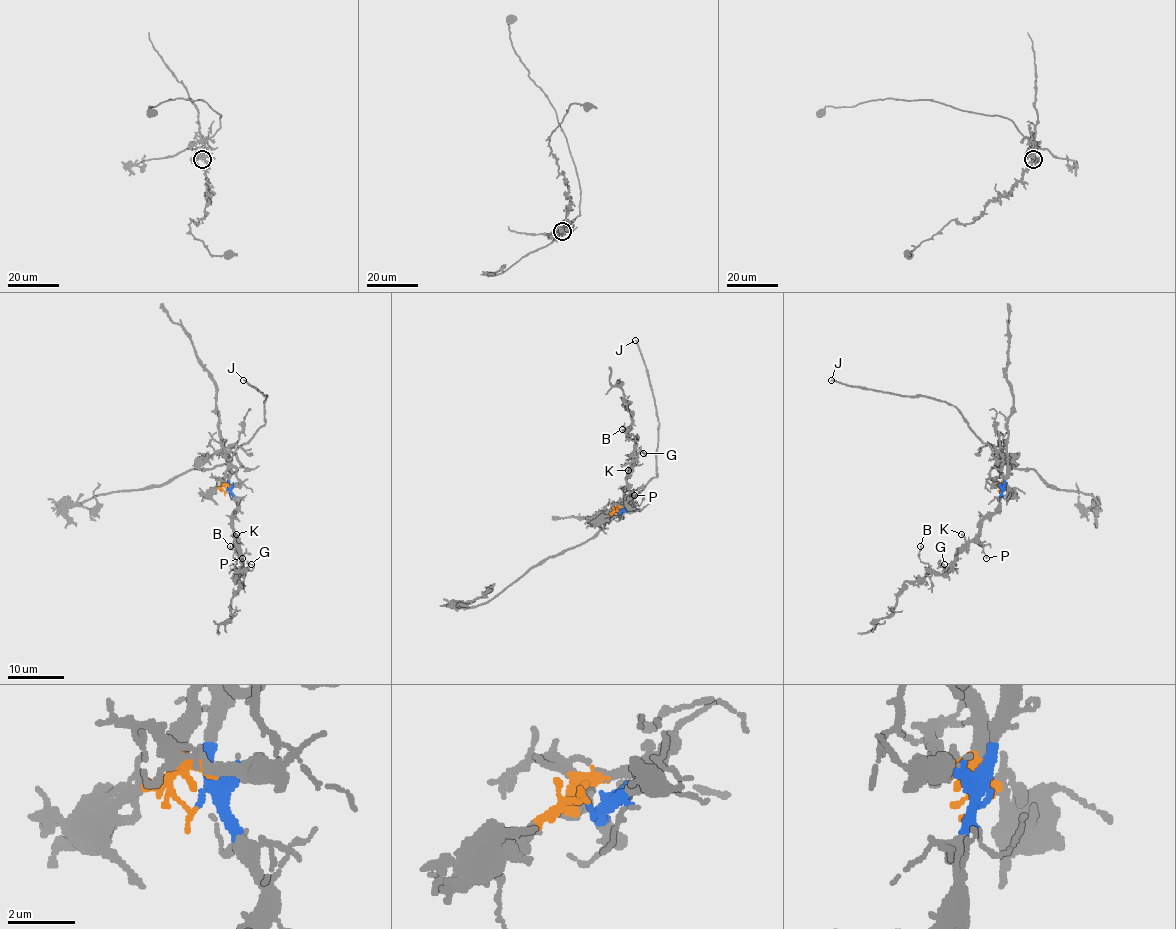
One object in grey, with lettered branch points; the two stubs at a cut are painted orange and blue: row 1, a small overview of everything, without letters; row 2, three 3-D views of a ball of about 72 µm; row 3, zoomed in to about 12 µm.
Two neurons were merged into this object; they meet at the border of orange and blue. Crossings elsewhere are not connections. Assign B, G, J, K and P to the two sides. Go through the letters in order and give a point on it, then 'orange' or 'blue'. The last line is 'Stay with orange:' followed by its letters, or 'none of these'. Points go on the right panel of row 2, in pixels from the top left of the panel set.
B: (920, 546) | blue
G: (944, 564) | blue
J: (831, 380) | orange
K: (961, 534) | blue
P: (986, 558) | blue
Stay with orange: J

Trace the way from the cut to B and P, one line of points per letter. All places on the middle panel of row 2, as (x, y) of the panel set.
B: (618, 512), (628, 508), (625, 485), (635, 450), (635, 443), (627, 436), (627, 428), (622, 429)
P: (618, 512), (628, 508), (627, 487), (634, 495)

